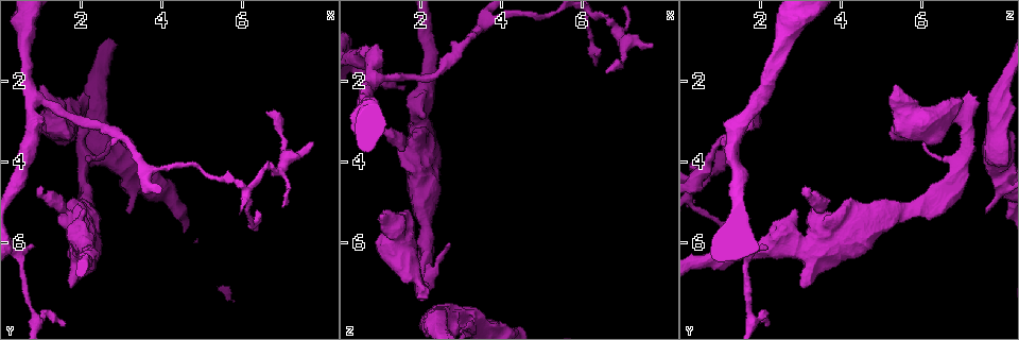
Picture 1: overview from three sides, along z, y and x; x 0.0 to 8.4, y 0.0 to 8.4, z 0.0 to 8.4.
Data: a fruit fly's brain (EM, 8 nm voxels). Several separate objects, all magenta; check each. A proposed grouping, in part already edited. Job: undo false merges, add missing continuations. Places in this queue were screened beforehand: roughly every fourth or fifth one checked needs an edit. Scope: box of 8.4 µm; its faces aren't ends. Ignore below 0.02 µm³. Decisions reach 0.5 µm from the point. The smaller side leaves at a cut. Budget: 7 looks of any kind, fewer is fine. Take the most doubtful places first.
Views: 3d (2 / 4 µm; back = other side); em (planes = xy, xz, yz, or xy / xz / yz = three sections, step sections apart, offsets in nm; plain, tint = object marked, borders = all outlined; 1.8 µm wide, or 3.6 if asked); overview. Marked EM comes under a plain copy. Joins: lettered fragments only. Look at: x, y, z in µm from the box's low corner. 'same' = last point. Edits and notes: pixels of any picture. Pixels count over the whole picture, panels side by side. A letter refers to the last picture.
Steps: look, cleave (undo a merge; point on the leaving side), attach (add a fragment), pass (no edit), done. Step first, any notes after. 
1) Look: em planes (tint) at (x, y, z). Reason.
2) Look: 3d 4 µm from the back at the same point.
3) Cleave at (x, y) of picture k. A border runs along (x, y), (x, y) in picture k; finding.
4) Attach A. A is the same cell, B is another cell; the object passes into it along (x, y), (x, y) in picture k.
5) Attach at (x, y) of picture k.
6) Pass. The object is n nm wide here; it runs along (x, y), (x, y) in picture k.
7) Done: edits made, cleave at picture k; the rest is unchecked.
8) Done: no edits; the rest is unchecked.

Look: 3d 4 µm at (3.25, 5.25, 7.65). An open end.

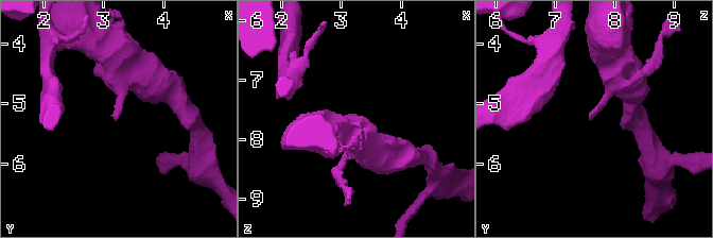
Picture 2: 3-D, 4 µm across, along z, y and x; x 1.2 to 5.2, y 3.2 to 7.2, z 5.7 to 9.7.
Look: em planes (borders) at (3.25, 5.30, 7.60). Now the EM.

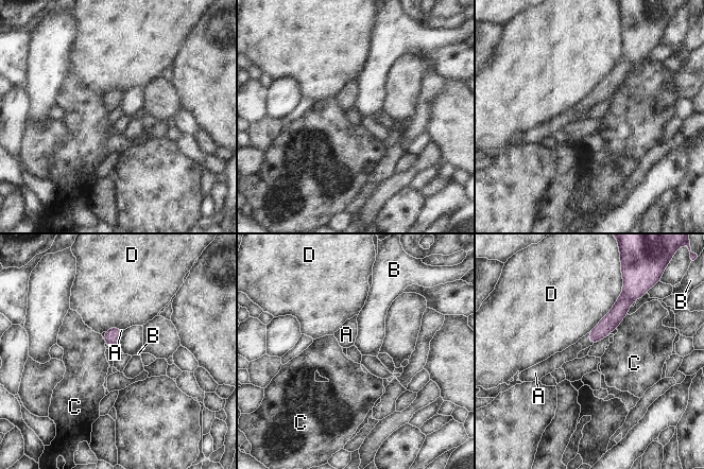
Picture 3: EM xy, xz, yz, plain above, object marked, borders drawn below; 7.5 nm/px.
Attach A. A is the same cell, B, C and D are other cells; the object passes into it along (612, 320), (589, 339), (569, 353) in picture 3; the neuron continues.

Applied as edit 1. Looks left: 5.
Look: overview.

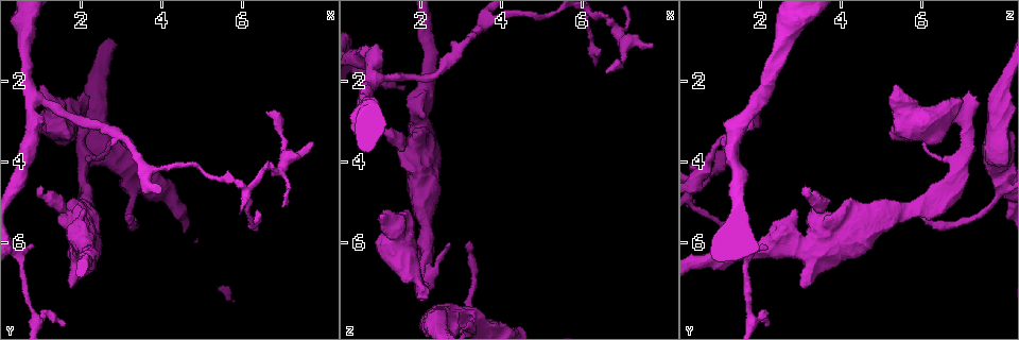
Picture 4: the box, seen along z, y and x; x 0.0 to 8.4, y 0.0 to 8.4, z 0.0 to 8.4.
Look: 3d 4 µm at (1.10, 4.60, 3.10).

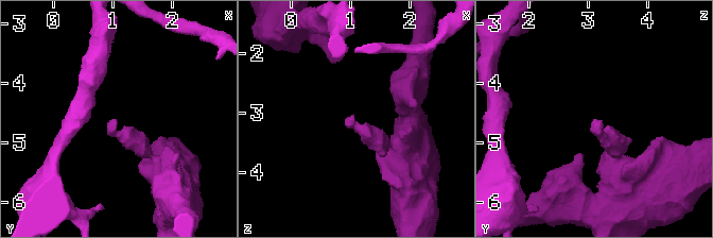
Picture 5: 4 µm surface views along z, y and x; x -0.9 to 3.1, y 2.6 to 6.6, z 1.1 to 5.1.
Look: em xy step 4 (borders) at (1.10, 4.65, 3.10).

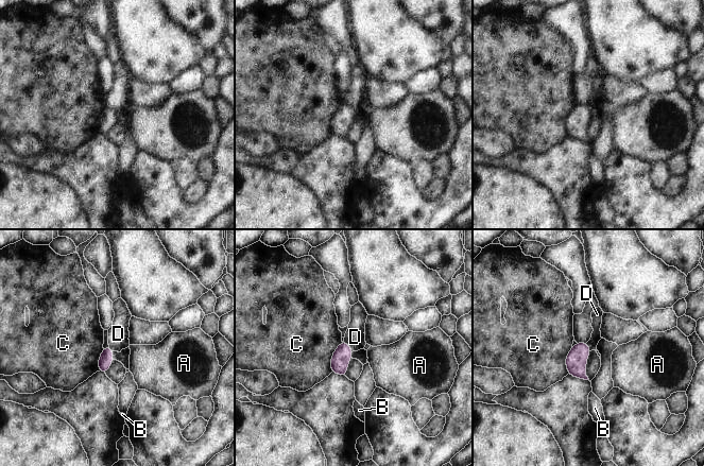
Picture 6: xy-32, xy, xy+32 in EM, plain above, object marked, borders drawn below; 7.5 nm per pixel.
Look: em planes (borders) at the same point.

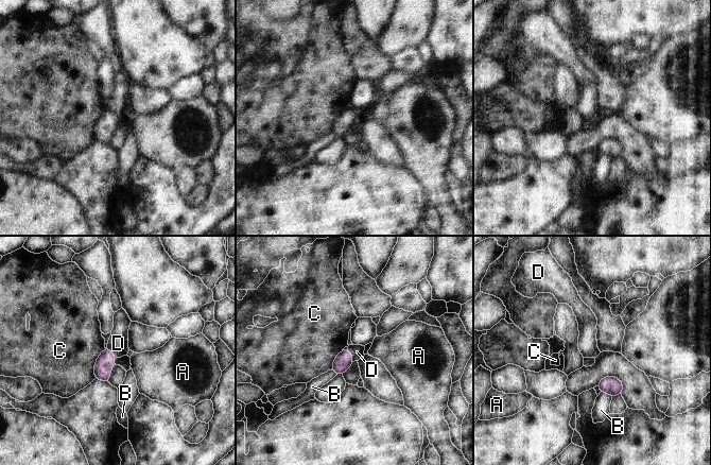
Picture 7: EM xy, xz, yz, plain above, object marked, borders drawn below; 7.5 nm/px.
Pass. A, B, C and D are other cells; a border runs along (347, 348), (353, 361) in picture 7; no lettered fragment goes on from it.

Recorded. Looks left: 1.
Look: em planes (borders) at (7.70, 3.50, 1.15). Branch stops here.

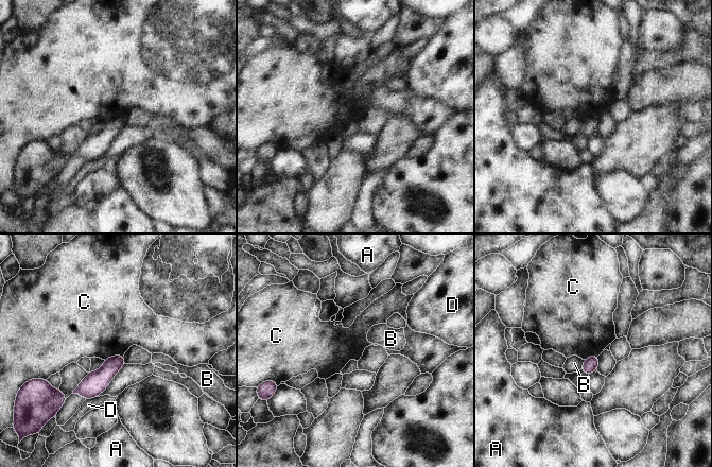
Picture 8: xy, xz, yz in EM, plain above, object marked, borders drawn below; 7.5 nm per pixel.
Pass. A, B, C and D are other cells; a border runs along (123, 355), (115, 355), (104, 360) in picture 8; no lettered fragment goes on from it.

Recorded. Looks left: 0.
Done: edits made, attach at picture 3; the rest is unchecked.

